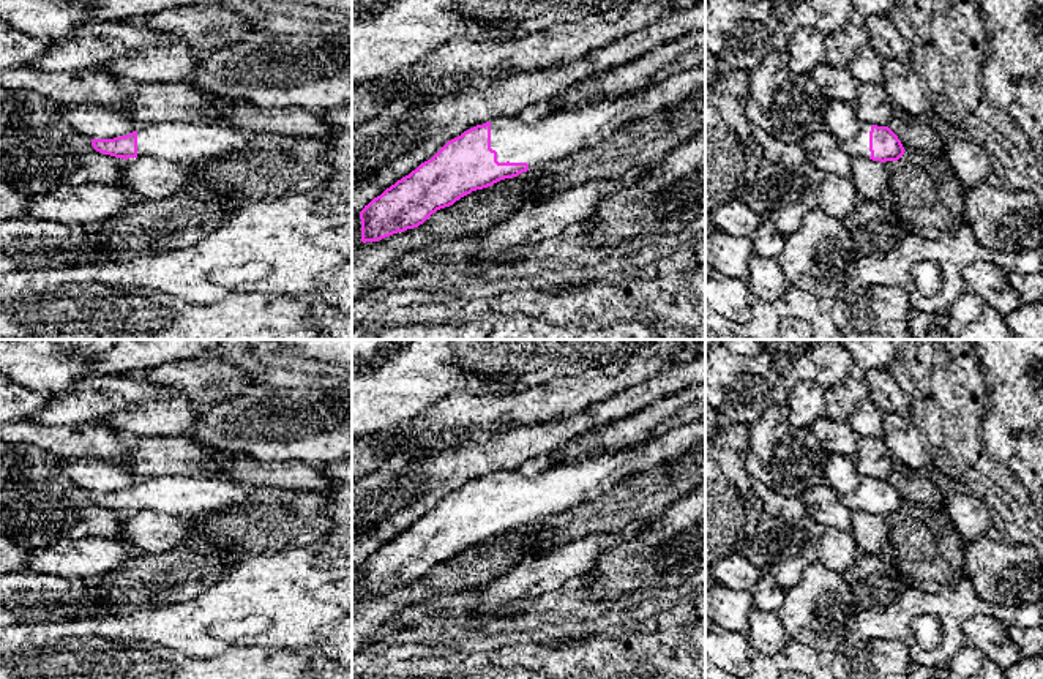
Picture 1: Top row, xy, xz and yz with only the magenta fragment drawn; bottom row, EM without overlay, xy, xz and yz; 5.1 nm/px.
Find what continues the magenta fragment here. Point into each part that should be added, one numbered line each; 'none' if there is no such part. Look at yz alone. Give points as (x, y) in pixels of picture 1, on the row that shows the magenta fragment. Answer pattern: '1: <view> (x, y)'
1: yz (859, 146)

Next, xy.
1: xy (190, 144)

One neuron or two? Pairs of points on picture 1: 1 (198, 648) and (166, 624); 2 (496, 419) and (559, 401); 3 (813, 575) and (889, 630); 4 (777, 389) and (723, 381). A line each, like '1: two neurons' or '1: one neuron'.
1: one neuron
2: one neuron
3: two neurons
4: one neuron

